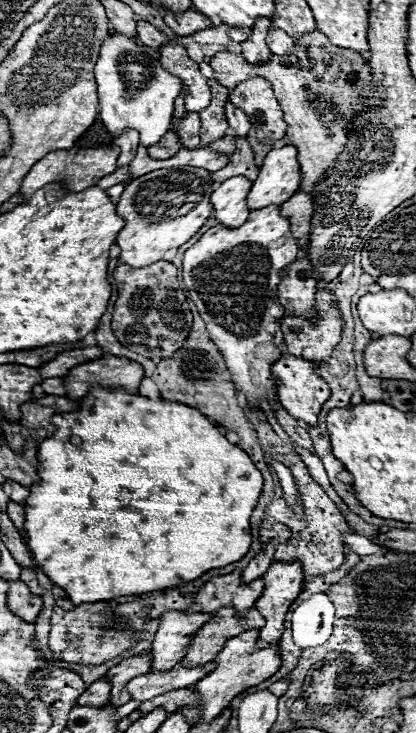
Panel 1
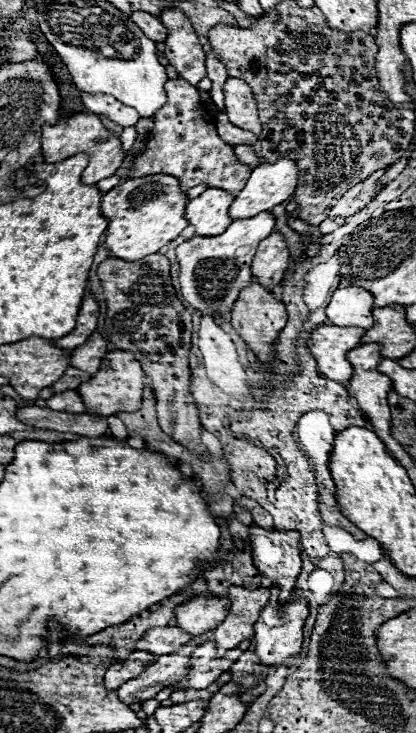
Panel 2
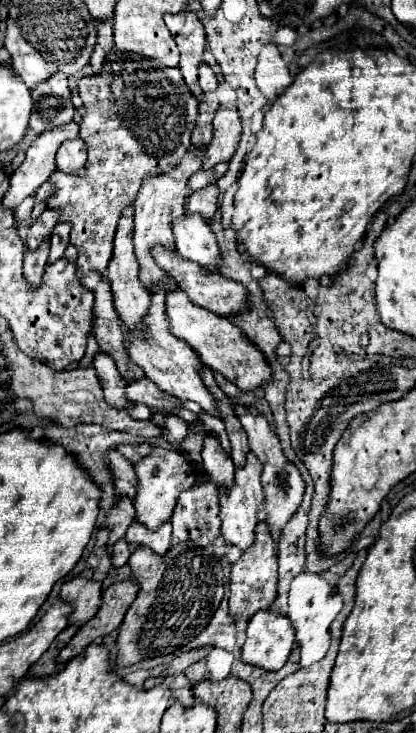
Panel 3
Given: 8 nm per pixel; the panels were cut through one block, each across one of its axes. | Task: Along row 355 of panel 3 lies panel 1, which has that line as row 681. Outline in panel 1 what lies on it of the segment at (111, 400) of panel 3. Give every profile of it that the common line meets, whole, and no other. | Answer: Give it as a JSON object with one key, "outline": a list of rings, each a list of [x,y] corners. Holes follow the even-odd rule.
{"outline":[[[100,678],[98,682],[94,682],[92,686],[86,688],[86,692],[78,698],[80,706],[92,706],[92,708],[104,708],[108,704],[108,694],[110,694],[110,686],[106,678]]]}

